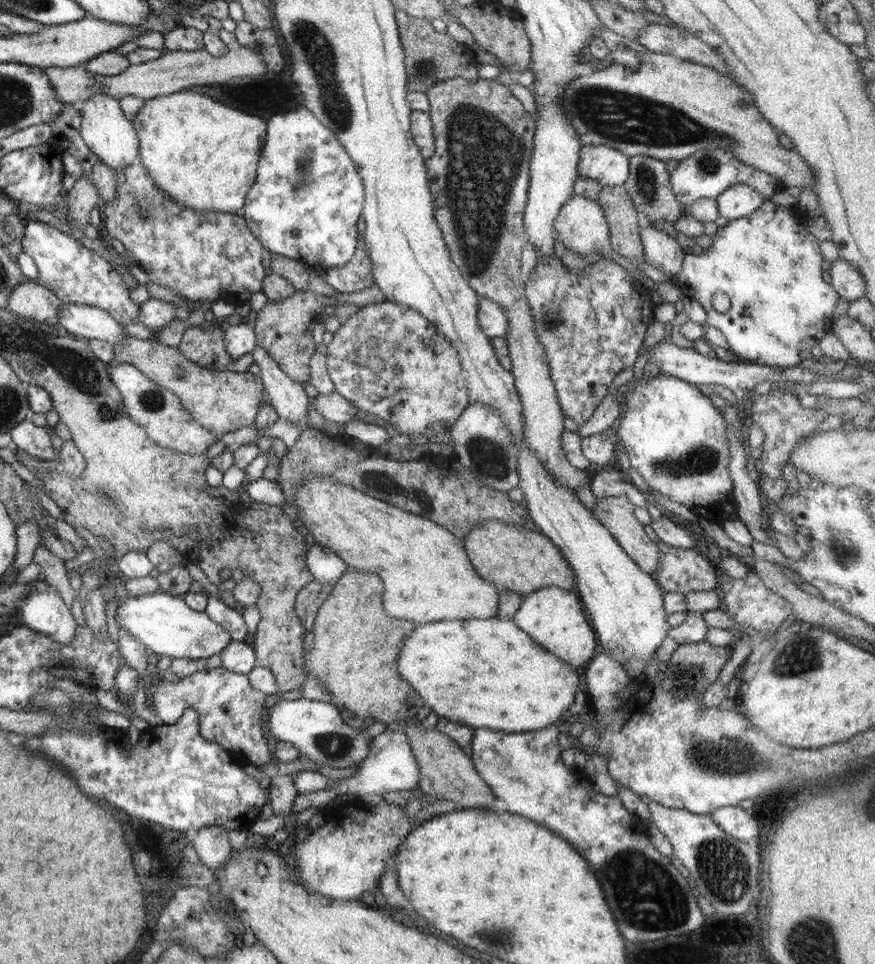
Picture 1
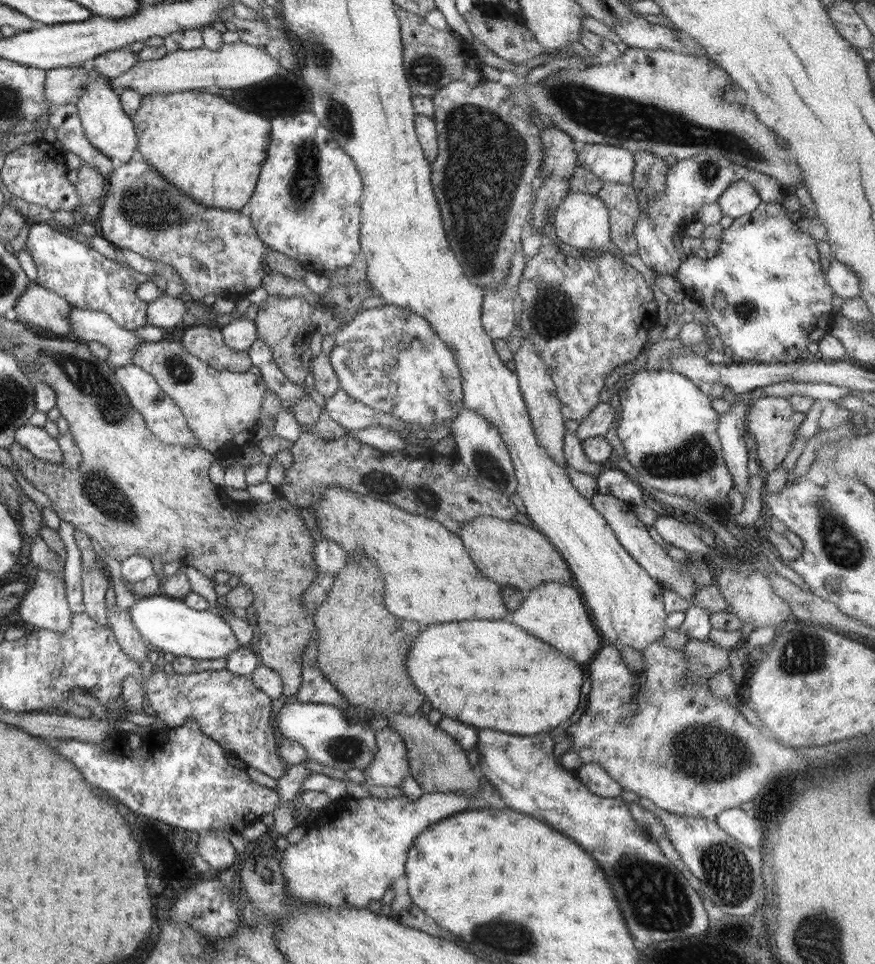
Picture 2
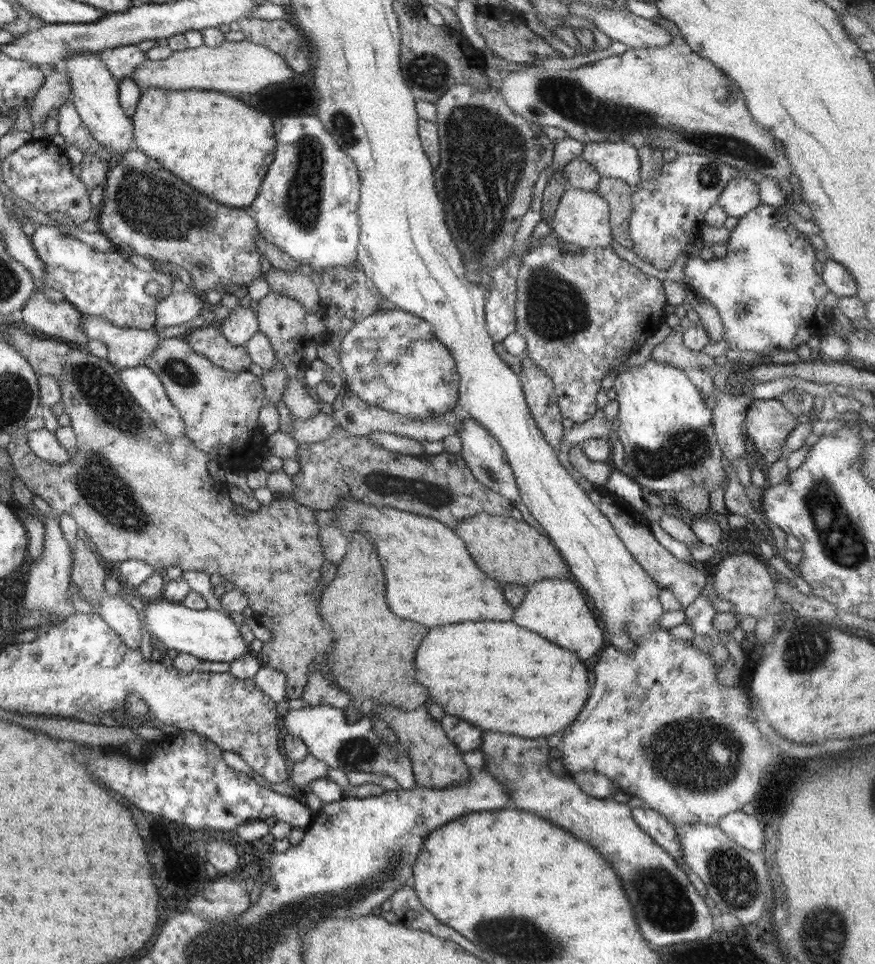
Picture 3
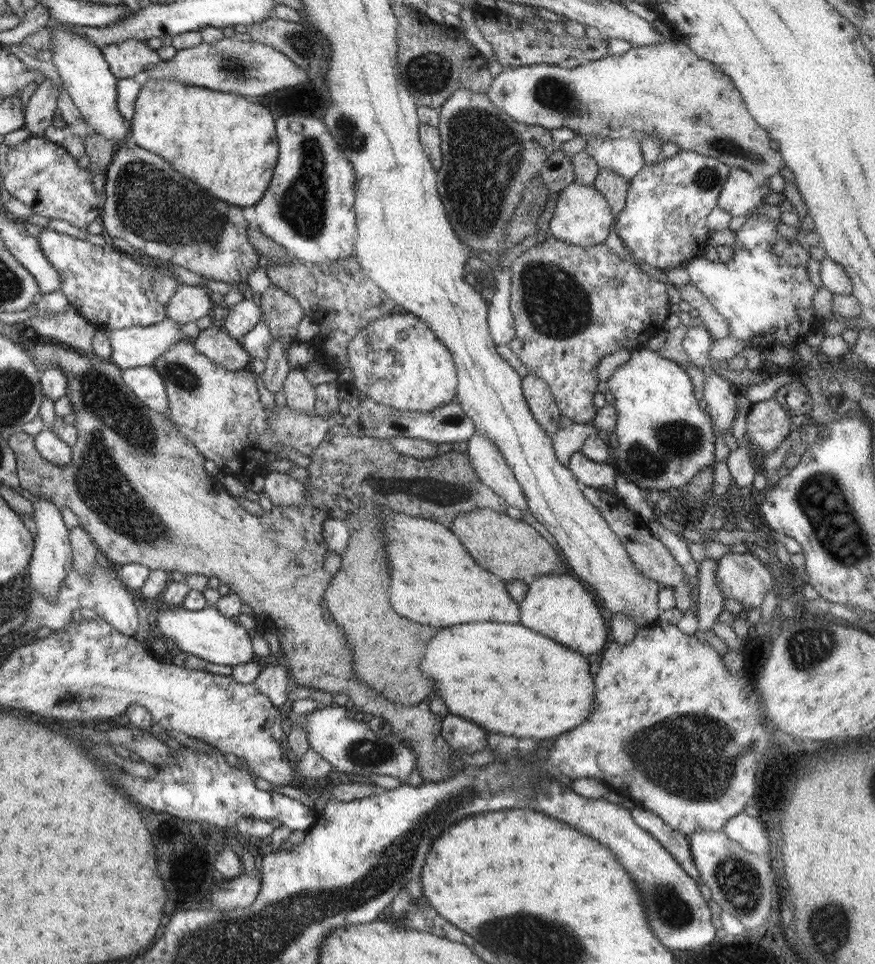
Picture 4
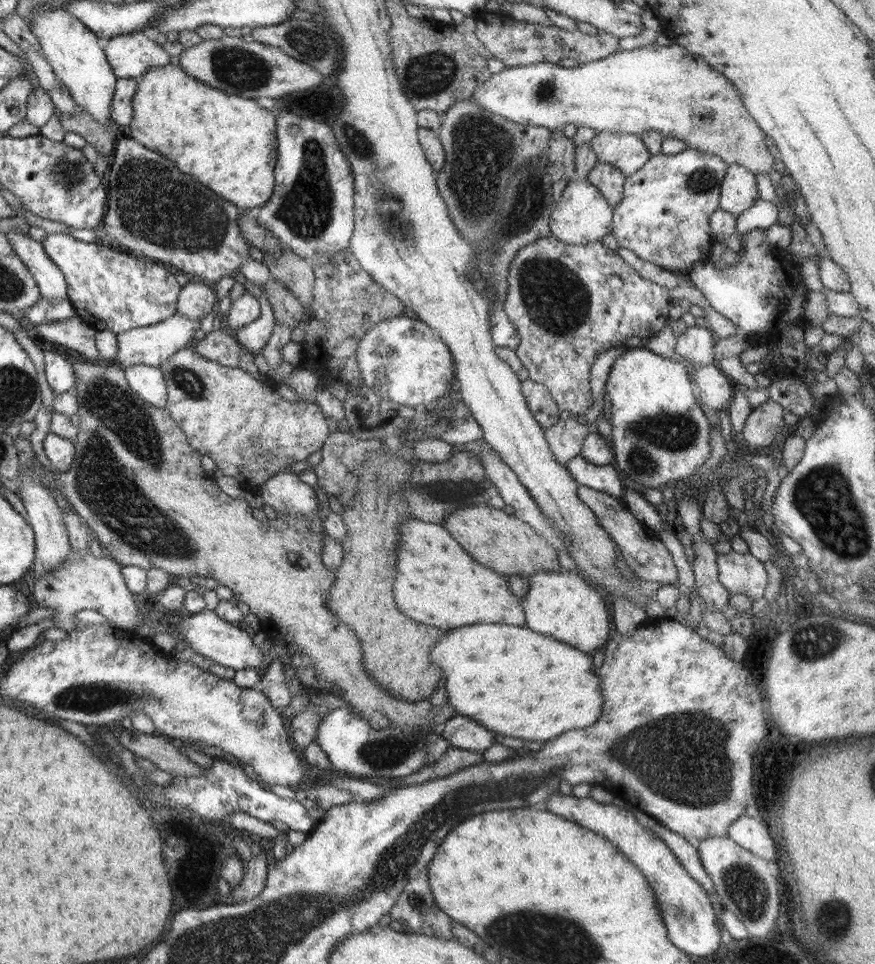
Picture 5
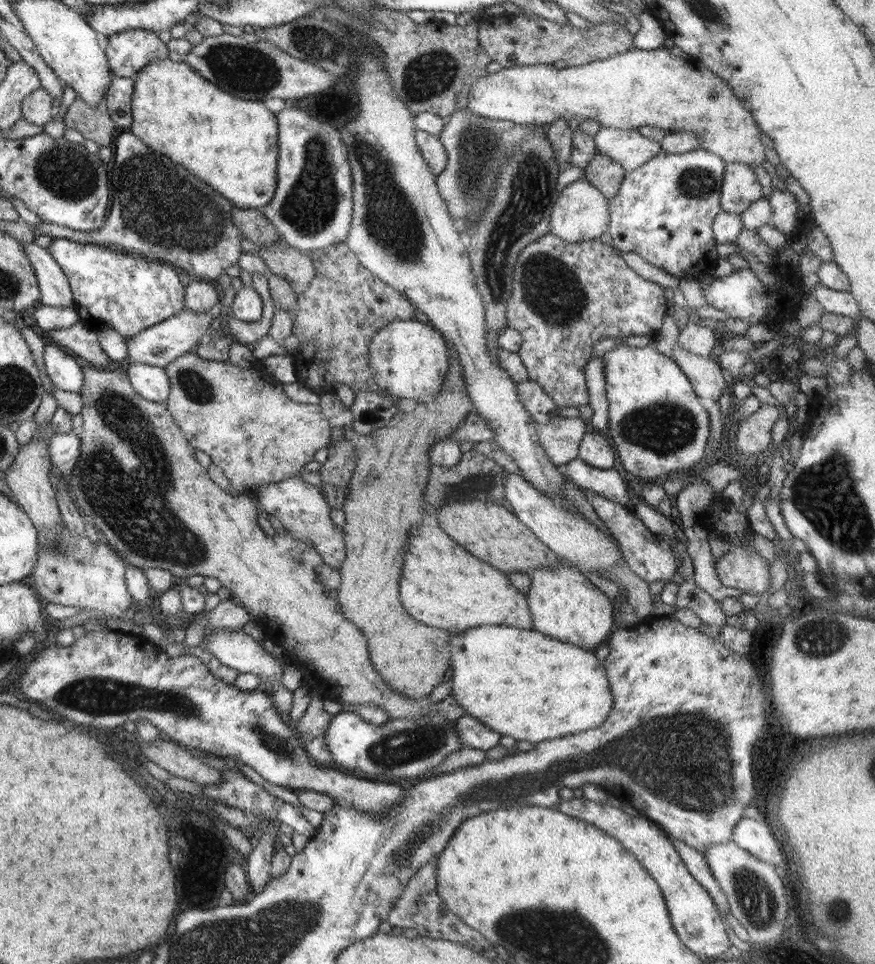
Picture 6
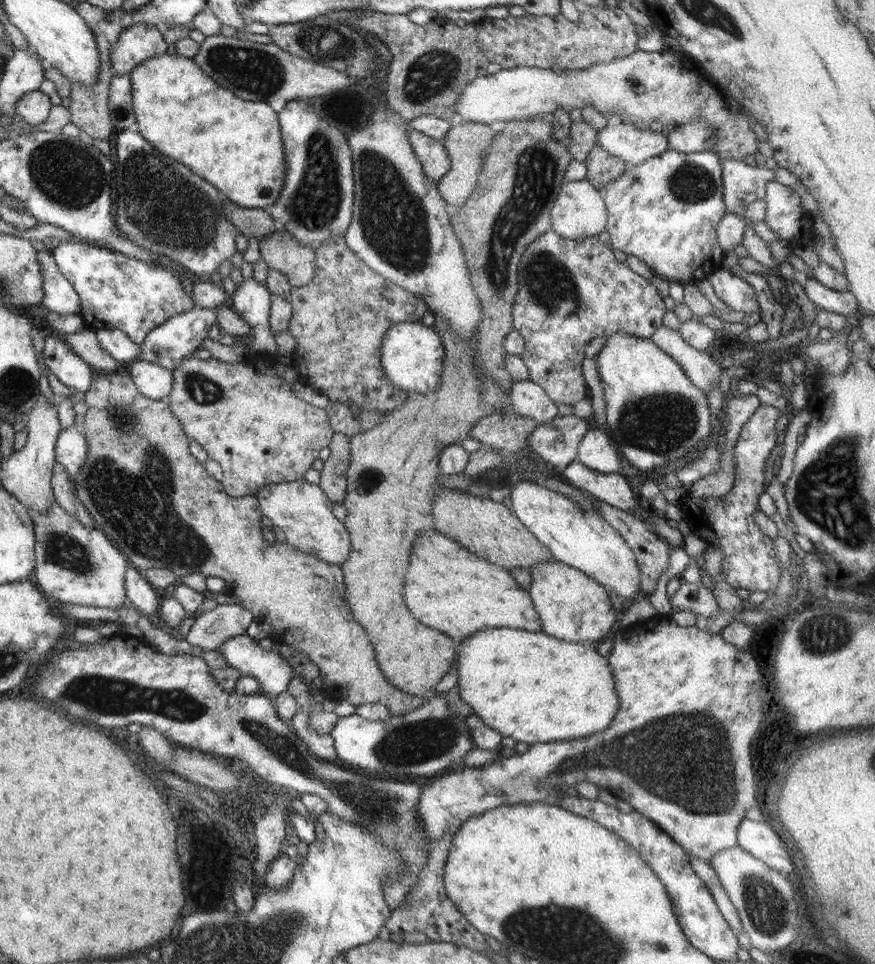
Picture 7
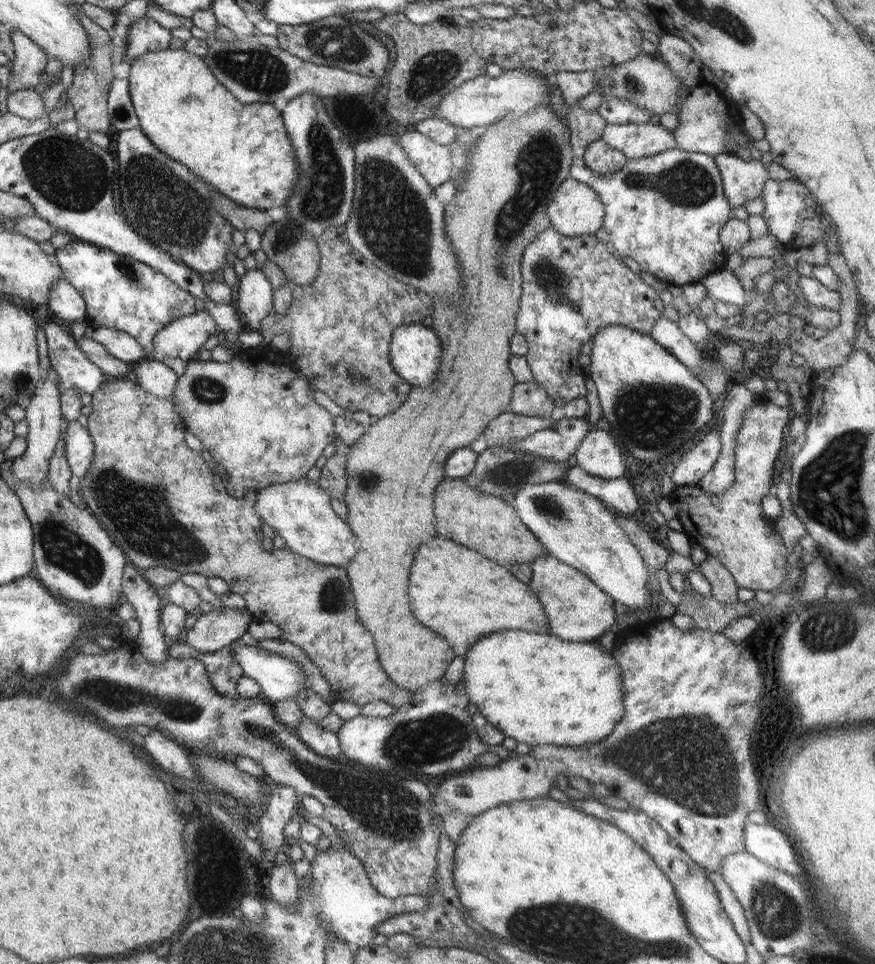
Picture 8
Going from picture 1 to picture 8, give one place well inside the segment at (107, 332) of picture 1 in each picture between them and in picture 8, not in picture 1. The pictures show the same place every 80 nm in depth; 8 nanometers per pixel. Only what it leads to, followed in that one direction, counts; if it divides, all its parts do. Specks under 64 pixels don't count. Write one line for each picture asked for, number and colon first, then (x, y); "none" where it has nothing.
2: (88, 325)
3: (128, 347)
4: (132, 347)
5: (152, 345)
6: (159, 345)
7: (180, 336)
8: (175, 344)

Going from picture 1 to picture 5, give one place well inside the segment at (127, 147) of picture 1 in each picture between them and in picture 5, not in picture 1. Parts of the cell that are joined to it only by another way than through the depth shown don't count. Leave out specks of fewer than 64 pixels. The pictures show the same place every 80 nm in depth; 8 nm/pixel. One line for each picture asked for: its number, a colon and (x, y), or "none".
2: (108, 128)
3: (95, 92)
4: (86, 76)
5: (75, 52)

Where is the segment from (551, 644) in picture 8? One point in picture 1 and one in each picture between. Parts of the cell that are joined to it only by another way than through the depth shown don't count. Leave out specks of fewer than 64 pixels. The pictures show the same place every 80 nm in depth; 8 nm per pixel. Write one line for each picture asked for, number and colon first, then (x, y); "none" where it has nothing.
1: (489, 673)
2: (492, 674)
3: (499, 676)
4: (506, 678)
5: (512, 680)
6: (500, 675)
7: (533, 687)

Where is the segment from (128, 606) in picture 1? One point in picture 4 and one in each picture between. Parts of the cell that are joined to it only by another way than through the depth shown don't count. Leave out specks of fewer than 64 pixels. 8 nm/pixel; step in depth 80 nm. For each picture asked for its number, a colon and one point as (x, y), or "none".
2: (168, 624)
3: (207, 634)
4: (208, 634)

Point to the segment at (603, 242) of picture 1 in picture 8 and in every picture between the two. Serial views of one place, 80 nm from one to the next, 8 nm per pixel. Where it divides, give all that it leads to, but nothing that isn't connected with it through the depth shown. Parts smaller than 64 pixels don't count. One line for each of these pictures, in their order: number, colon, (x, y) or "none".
2: (582, 220)
3: (581, 220)
4: (582, 217)
5: (582, 215)
6: (581, 213)
7: (579, 211)
8: (575, 209)

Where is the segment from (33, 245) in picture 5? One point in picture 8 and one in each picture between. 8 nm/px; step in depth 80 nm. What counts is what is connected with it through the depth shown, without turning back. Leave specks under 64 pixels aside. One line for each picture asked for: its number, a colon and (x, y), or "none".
6: (56, 291)
7: (60, 296)
8: (65, 303)

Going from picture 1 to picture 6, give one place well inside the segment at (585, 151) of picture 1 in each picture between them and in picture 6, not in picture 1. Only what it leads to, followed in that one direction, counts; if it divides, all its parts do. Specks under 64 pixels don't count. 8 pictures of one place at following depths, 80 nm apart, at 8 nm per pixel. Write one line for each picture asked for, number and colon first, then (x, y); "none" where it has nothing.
2: (608, 163)
3: (619, 160)
4: (623, 156)
5: (627, 152)
6: (629, 148)

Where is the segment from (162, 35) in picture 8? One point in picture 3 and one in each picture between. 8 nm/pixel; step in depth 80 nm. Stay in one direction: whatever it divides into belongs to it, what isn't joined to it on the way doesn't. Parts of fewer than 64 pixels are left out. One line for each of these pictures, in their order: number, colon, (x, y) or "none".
3: (122, 61)
4: (125, 59)
5: (131, 54)
6: (128, 52)
7: (139, 42)

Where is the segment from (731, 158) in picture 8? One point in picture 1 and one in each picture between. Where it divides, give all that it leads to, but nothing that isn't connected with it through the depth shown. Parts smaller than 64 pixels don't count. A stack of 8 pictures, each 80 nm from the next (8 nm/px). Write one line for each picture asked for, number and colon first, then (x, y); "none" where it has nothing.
1: (740, 200)
2: (739, 199)
3: (740, 195)
4: (742, 192)
5: (739, 191)
6: (740, 188)
7: (743, 184)

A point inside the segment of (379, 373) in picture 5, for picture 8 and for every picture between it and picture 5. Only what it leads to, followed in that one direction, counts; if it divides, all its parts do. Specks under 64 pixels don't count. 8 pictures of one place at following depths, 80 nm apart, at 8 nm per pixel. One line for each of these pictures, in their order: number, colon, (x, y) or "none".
6: (410, 359)
7: (411, 356)
8: (415, 351)

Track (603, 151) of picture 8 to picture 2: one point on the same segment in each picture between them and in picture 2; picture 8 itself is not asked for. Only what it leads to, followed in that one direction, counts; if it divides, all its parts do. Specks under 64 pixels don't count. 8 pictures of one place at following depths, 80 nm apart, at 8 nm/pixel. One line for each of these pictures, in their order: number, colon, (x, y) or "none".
2: (624, 206)
3: (617, 193)
4: (613, 187)
5: (608, 180)
6: (602, 172)
7: (602, 167)

